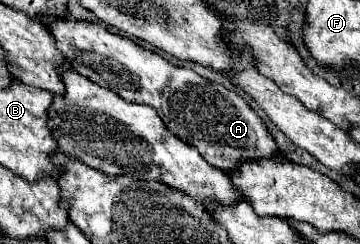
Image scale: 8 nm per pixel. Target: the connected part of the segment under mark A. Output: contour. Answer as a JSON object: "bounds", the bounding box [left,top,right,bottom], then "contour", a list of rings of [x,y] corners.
{"bounds":[39,17,279,173],"contour":[[[39,17],[39,21],[49,27],[57,39],[57,49],[67,57],[77,73],[99,87],[115,91],[129,103],[155,107],[165,127],[181,141],[193,145],[207,163],[233,173],[243,161],[259,161],[279,153],[265,121],[235,91],[203,79],[193,69],[175,67],[129,37],[109,33],[103,25],[55,17]]]}

